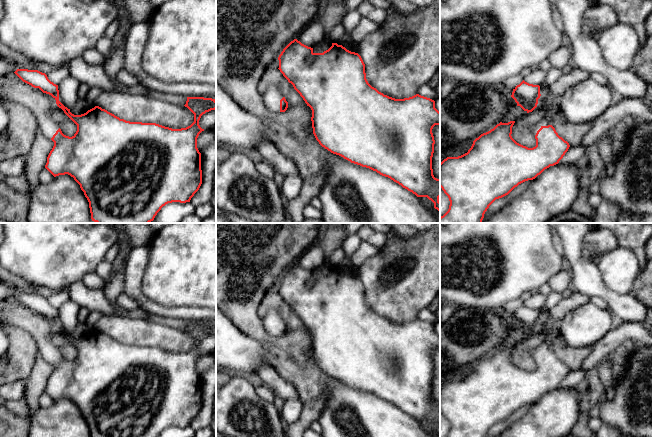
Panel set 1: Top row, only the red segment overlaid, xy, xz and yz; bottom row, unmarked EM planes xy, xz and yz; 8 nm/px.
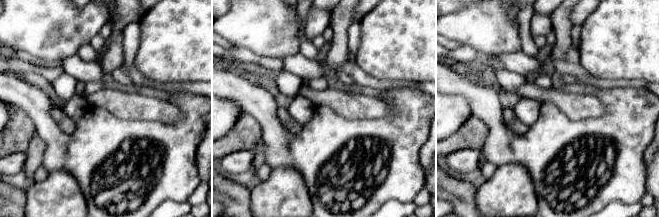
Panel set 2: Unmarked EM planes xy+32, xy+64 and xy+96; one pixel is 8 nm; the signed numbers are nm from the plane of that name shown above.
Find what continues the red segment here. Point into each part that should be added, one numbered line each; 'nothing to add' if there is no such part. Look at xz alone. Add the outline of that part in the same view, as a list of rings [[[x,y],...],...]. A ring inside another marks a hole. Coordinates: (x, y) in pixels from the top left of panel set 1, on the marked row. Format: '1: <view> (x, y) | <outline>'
1: xz (271, 98) | [[[270,87],[263,95],[263,102],[266,108],[273,113],[280,113],[280,100],[284,96],[277,87]]]

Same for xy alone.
nothing to add

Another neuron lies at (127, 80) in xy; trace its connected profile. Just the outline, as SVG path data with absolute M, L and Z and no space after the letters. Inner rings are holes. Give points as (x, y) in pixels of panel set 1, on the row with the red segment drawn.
M124 68L118 72L115 79L125 89L132 90L138 88L139 81L137 77Z

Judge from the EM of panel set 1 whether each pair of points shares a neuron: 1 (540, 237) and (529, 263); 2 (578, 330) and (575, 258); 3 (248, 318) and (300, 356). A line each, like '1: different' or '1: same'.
1: same
2: different
3: same

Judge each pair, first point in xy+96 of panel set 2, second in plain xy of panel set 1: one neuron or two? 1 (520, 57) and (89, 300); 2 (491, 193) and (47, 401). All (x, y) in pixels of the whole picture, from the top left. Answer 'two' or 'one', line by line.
1: one
2: two

